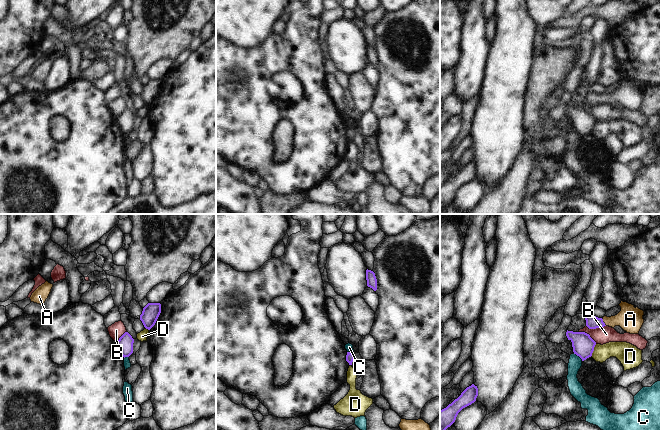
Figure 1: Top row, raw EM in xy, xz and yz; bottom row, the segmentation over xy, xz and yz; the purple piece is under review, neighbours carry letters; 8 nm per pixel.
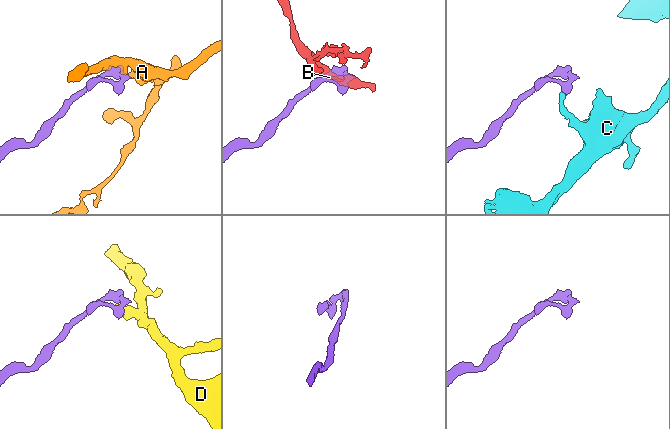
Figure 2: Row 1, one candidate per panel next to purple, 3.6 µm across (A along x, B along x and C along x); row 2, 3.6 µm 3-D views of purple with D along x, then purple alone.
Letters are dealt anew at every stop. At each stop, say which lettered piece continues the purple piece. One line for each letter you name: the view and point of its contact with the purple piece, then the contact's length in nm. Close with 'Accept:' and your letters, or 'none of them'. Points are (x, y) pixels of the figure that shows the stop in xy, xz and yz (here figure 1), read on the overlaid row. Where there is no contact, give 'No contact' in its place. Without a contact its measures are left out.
A: Touches purple at yz (603, 322). Shared border 80 nm
Accept: A.

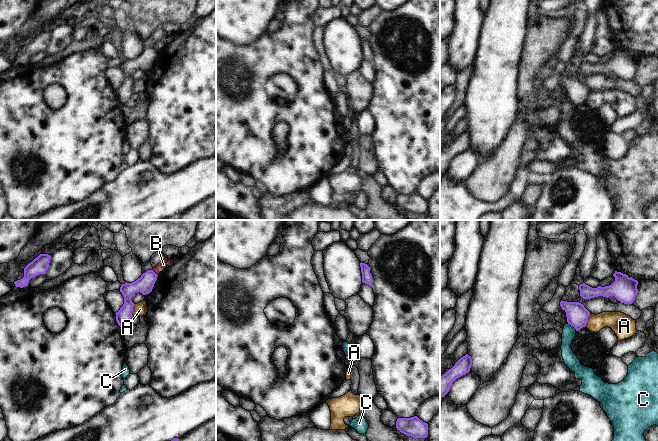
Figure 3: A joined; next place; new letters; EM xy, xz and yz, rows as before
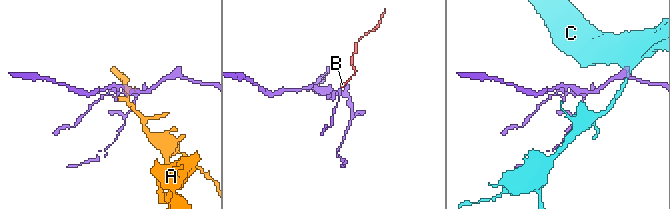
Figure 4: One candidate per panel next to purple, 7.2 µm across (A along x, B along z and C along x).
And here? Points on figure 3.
Accept: none of them.

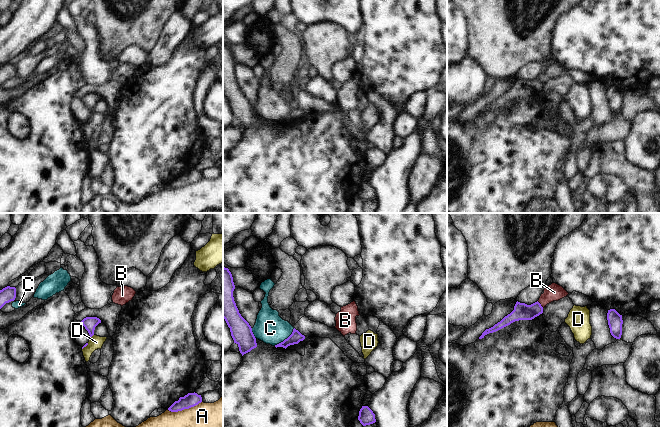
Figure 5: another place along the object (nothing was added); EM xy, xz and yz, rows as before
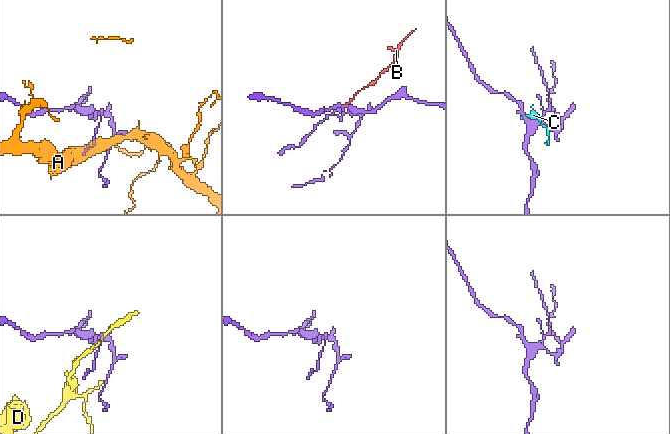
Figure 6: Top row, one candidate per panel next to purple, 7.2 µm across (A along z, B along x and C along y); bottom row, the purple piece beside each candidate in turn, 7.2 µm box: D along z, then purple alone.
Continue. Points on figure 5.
Accept: none of them.

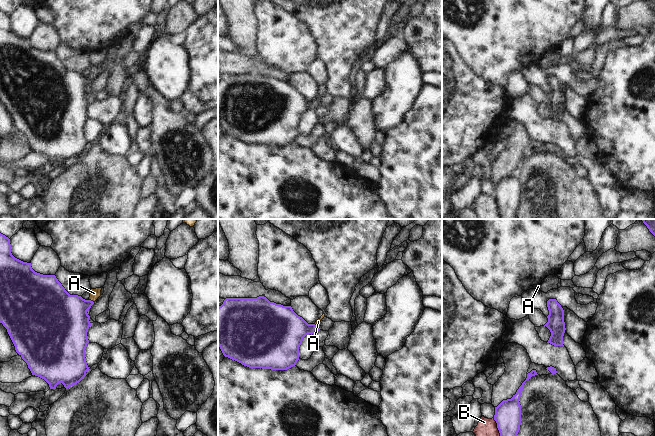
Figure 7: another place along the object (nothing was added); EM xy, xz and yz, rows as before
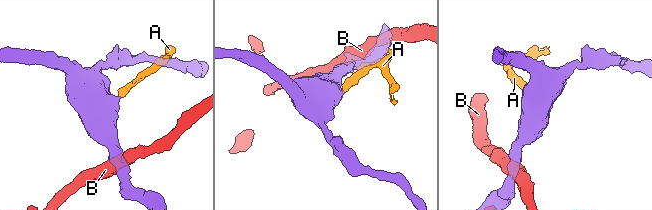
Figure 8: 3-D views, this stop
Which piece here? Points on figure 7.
A: Touches purple at xy (90, 300). Shared border 50 nm
Accept: A.

